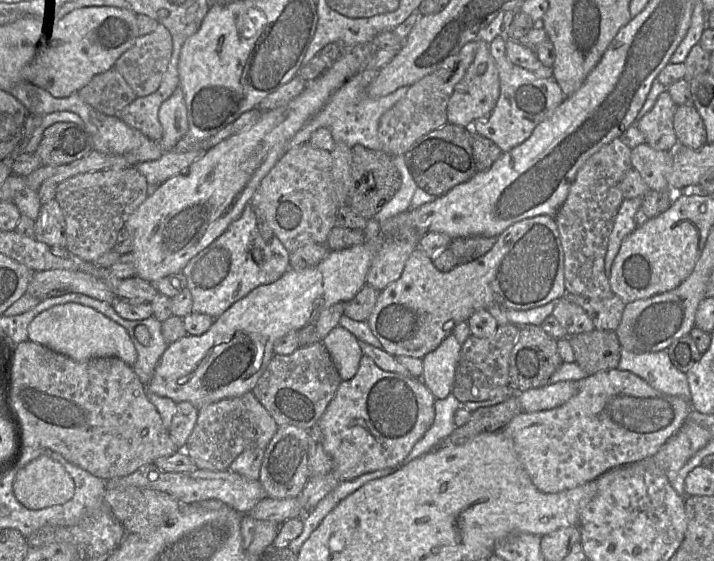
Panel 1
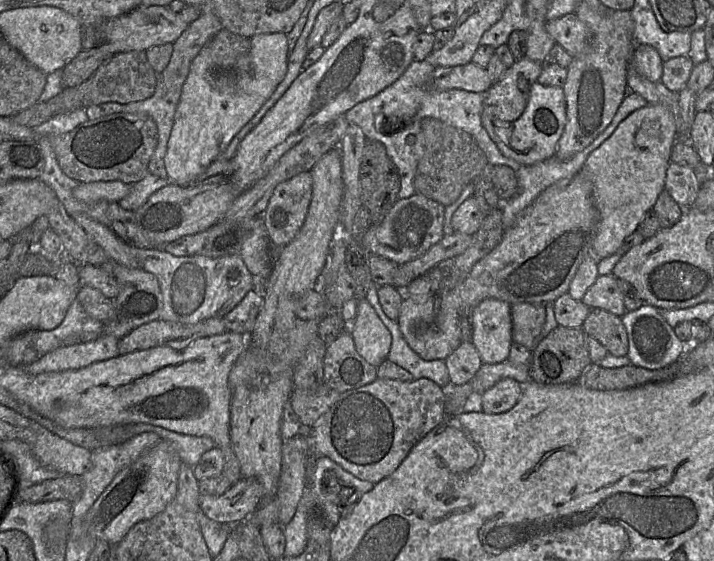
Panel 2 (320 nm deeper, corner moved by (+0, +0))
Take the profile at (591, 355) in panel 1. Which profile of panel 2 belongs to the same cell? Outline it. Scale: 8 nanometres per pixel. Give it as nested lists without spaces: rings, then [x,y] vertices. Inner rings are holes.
[[[591,309],[581,327],[587,337],[597,340],[608,353],[622,357],[628,353],[628,338],[621,317],[604,309]]]

